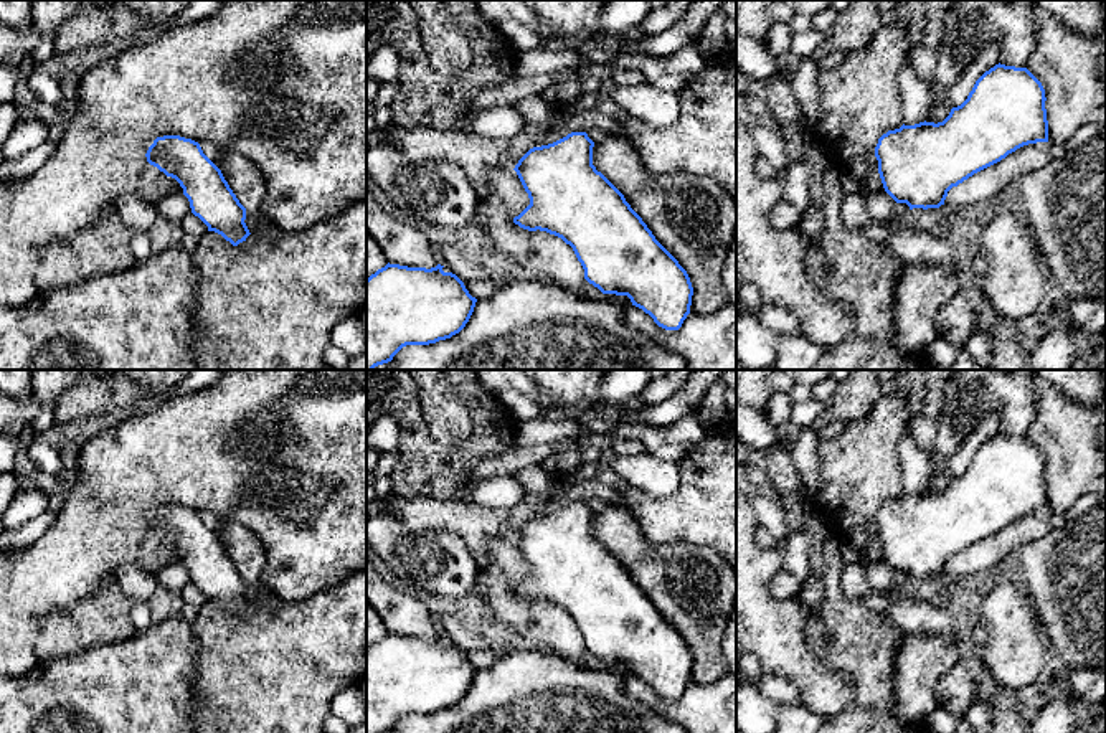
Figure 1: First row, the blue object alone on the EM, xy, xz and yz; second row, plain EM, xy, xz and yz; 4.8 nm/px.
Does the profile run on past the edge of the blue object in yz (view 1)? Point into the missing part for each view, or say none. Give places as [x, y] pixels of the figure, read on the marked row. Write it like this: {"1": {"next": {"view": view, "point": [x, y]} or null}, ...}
{"1": {"next": null}}

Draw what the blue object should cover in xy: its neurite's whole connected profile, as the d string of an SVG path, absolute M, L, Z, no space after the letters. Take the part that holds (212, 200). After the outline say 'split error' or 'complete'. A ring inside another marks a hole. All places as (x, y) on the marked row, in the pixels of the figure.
M180 135L157 137L145 157L150 165L180 183L191 213L208 231L221 234L233 246L246 241L251 234L244 223L246 208L198 142Z | complete

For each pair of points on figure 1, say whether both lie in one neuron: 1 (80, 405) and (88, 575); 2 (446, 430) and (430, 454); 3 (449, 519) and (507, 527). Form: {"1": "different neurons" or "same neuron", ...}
{"1": "different neurons", "2": "different neurons", "3": "same neuron"}

